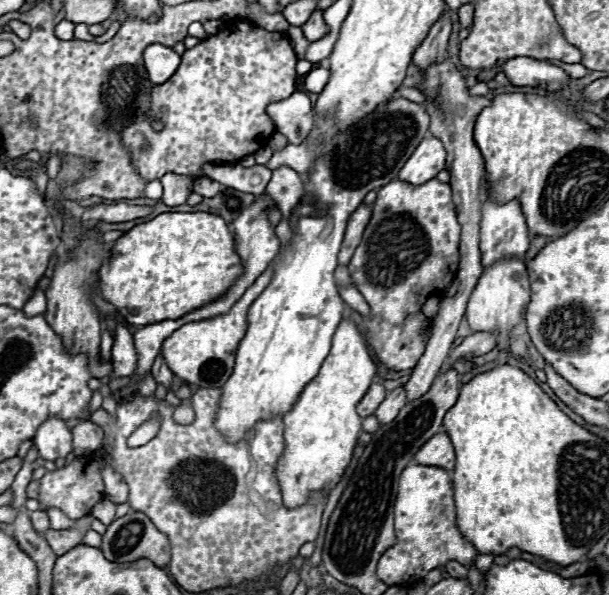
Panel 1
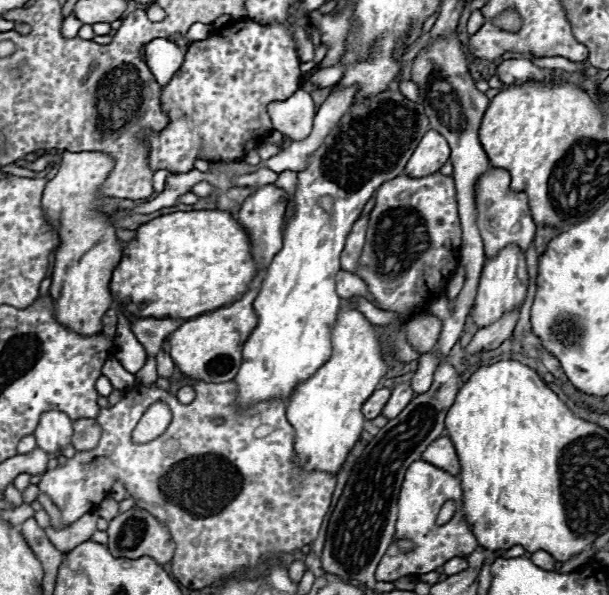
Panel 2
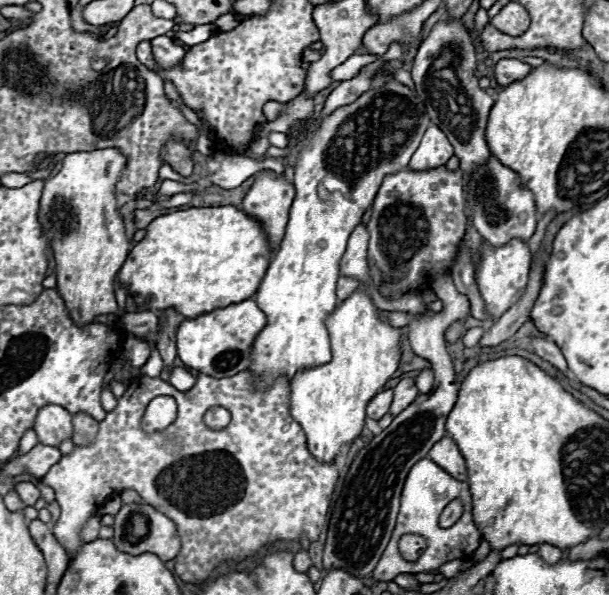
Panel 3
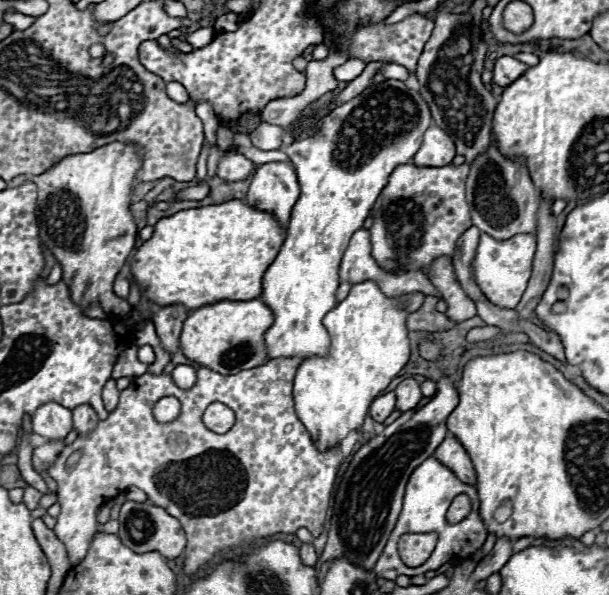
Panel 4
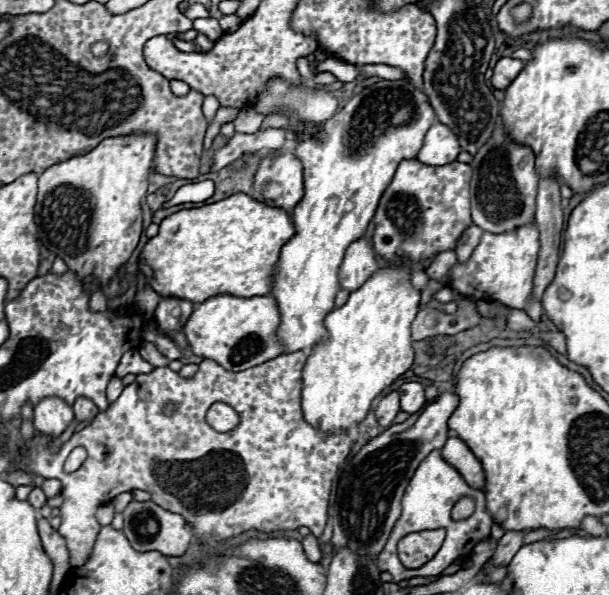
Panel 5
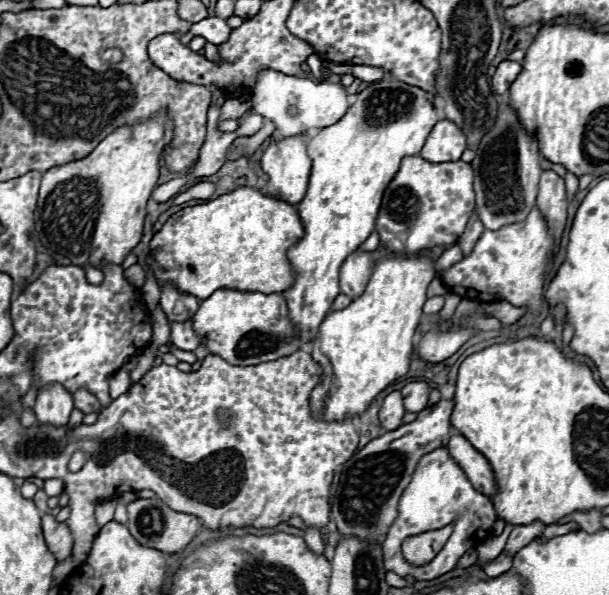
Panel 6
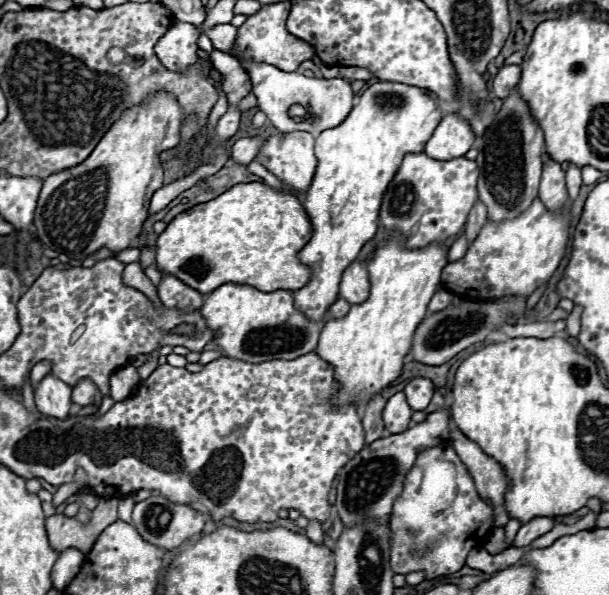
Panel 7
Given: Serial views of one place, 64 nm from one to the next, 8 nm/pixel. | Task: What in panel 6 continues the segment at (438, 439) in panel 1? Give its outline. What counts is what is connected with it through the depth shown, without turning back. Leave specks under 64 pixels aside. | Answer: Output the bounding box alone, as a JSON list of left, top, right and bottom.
[446,434,496,496]

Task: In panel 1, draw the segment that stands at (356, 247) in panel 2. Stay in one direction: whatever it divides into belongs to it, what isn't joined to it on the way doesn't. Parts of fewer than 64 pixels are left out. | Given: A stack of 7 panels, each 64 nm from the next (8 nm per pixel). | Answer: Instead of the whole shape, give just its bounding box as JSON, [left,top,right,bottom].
[338,202,372,264]

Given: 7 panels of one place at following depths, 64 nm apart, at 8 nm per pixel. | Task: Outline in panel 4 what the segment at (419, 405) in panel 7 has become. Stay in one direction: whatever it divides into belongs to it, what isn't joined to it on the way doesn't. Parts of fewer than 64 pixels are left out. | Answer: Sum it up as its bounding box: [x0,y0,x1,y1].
[394,378,422,412]

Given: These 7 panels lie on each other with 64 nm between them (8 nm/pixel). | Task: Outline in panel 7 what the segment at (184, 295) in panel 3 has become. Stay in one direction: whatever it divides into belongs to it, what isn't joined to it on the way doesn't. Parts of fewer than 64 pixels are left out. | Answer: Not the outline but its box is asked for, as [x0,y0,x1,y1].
[156,182,312,294]

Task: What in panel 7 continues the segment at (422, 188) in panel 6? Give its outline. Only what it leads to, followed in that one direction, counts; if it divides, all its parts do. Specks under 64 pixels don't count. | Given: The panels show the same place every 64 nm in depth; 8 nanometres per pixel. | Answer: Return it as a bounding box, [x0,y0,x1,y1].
[380,152,478,250]

